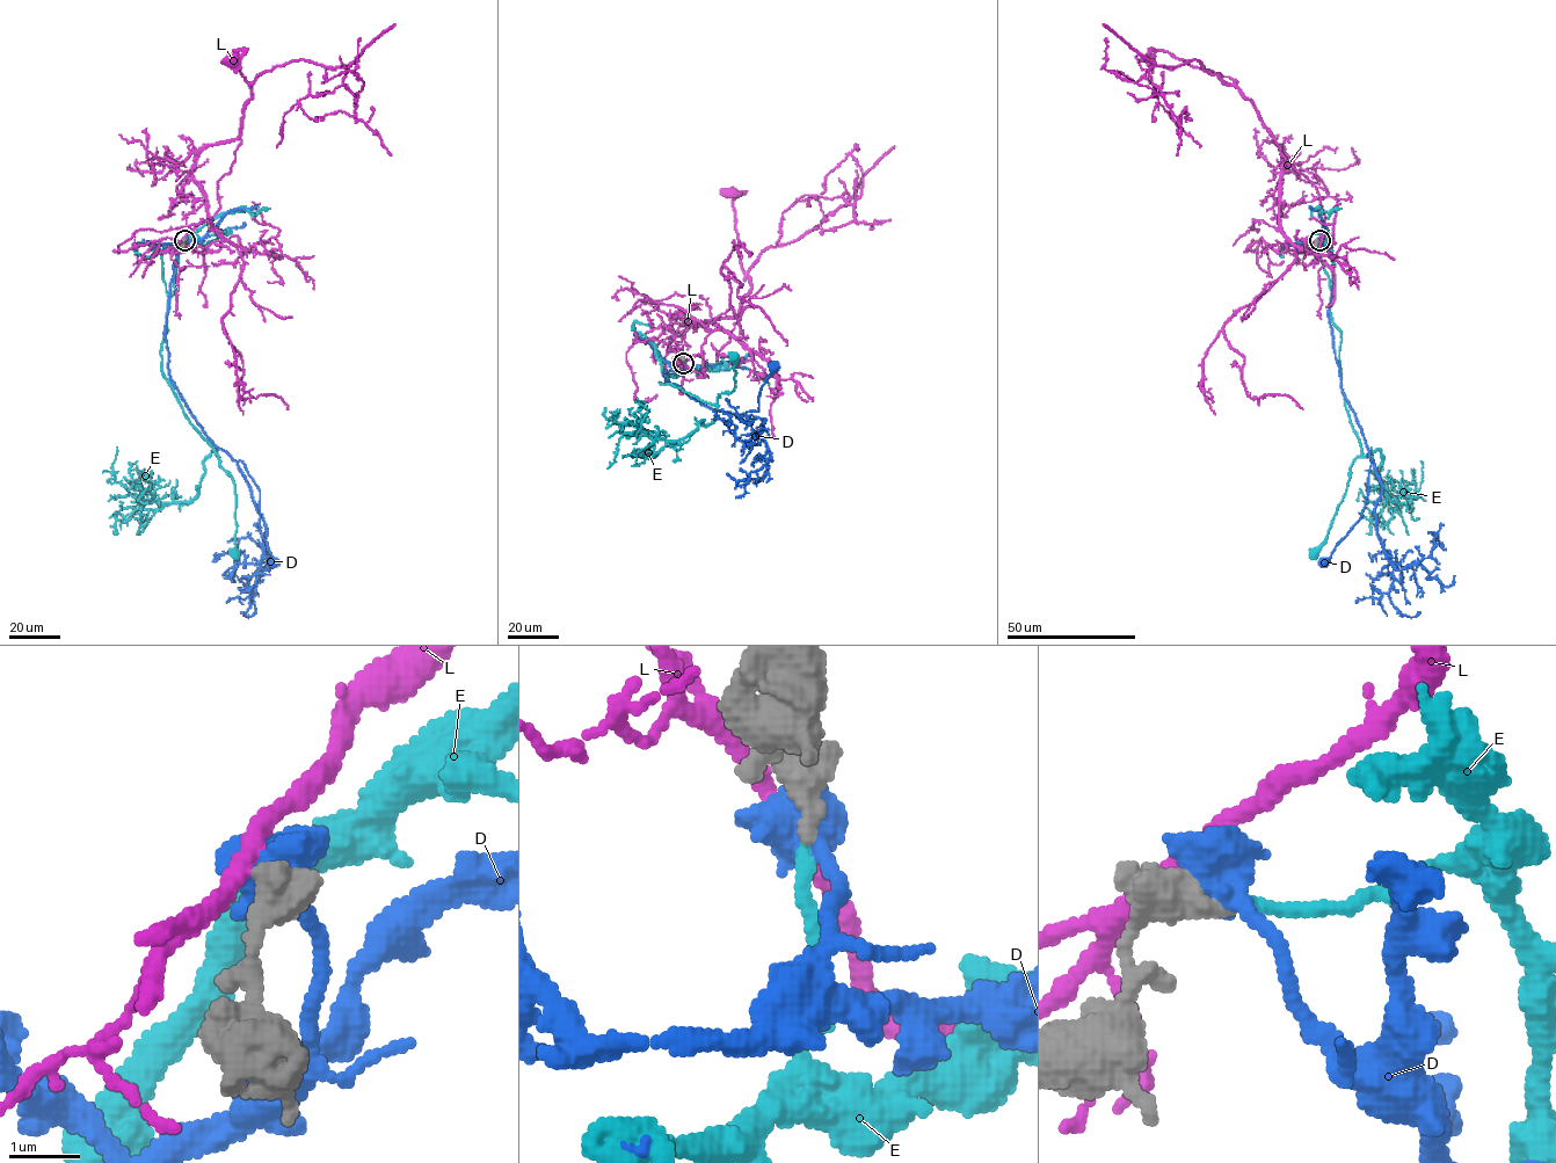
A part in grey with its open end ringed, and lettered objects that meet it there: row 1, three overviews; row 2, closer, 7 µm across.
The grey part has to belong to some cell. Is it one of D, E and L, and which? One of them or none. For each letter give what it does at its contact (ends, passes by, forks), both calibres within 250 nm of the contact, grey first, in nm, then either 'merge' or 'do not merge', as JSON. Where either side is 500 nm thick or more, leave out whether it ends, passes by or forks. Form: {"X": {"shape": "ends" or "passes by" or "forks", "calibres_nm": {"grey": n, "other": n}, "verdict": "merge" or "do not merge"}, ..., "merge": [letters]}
{"D": {"calibres_nm": {"grey": 600, "other": 750}, "verdict": "do not merge"}, "E": {"shape": "ends", "calibres_nm": {"grey": 280, "other": 170}, "verdict": "merge"}, "L": {"calibres_nm": {"grey": 650, "other": 260}, "verdict": "do not merge"}, "merge": ["E"]}

